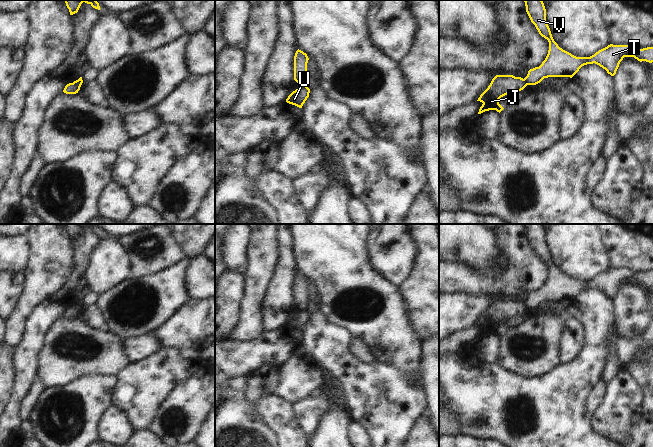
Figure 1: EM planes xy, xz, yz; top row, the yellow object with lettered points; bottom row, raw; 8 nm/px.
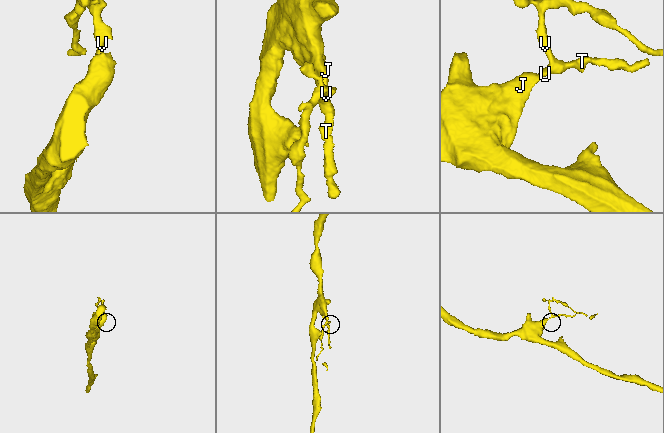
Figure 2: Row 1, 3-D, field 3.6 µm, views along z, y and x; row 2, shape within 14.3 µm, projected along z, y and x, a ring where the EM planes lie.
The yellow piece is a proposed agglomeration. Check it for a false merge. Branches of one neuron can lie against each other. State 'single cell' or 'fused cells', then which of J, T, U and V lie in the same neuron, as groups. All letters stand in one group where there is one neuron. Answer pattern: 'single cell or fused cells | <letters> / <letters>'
fused cells | J / T U V

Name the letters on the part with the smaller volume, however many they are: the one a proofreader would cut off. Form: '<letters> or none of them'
T, U, V

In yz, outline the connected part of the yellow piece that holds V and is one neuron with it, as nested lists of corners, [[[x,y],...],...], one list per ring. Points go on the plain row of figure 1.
[[[524,224],[526,236],[539,258],[548,264],[549,274],[539,291],[528,295],[524,302],[527,309],[536,309],[548,301],[572,302],[579,293],[587,288],[597,288],[614,300],[624,281],[634,281],[638,285],[653,286],[653,271],[634,273],[630,269],[613,269],[599,274],[590,281],[576,281],[563,274],[554,265],[546,246],[546,233],[542,224]]]

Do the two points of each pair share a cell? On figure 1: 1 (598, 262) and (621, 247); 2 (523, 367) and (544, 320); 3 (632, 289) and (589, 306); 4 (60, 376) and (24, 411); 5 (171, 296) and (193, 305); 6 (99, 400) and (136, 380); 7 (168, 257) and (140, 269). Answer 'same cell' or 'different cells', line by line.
1: different cells
2: same cell
3: different cells
4: different cells
5: different cells
6: different cells
7: same cell

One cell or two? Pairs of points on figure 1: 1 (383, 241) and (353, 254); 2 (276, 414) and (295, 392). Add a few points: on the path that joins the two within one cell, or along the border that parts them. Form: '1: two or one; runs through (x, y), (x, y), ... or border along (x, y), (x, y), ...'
1: two; border along (368, 234), (367, 256), (371, 267), (375, 270)
2: two; border along (271, 393), (286, 400), (291, 405)

